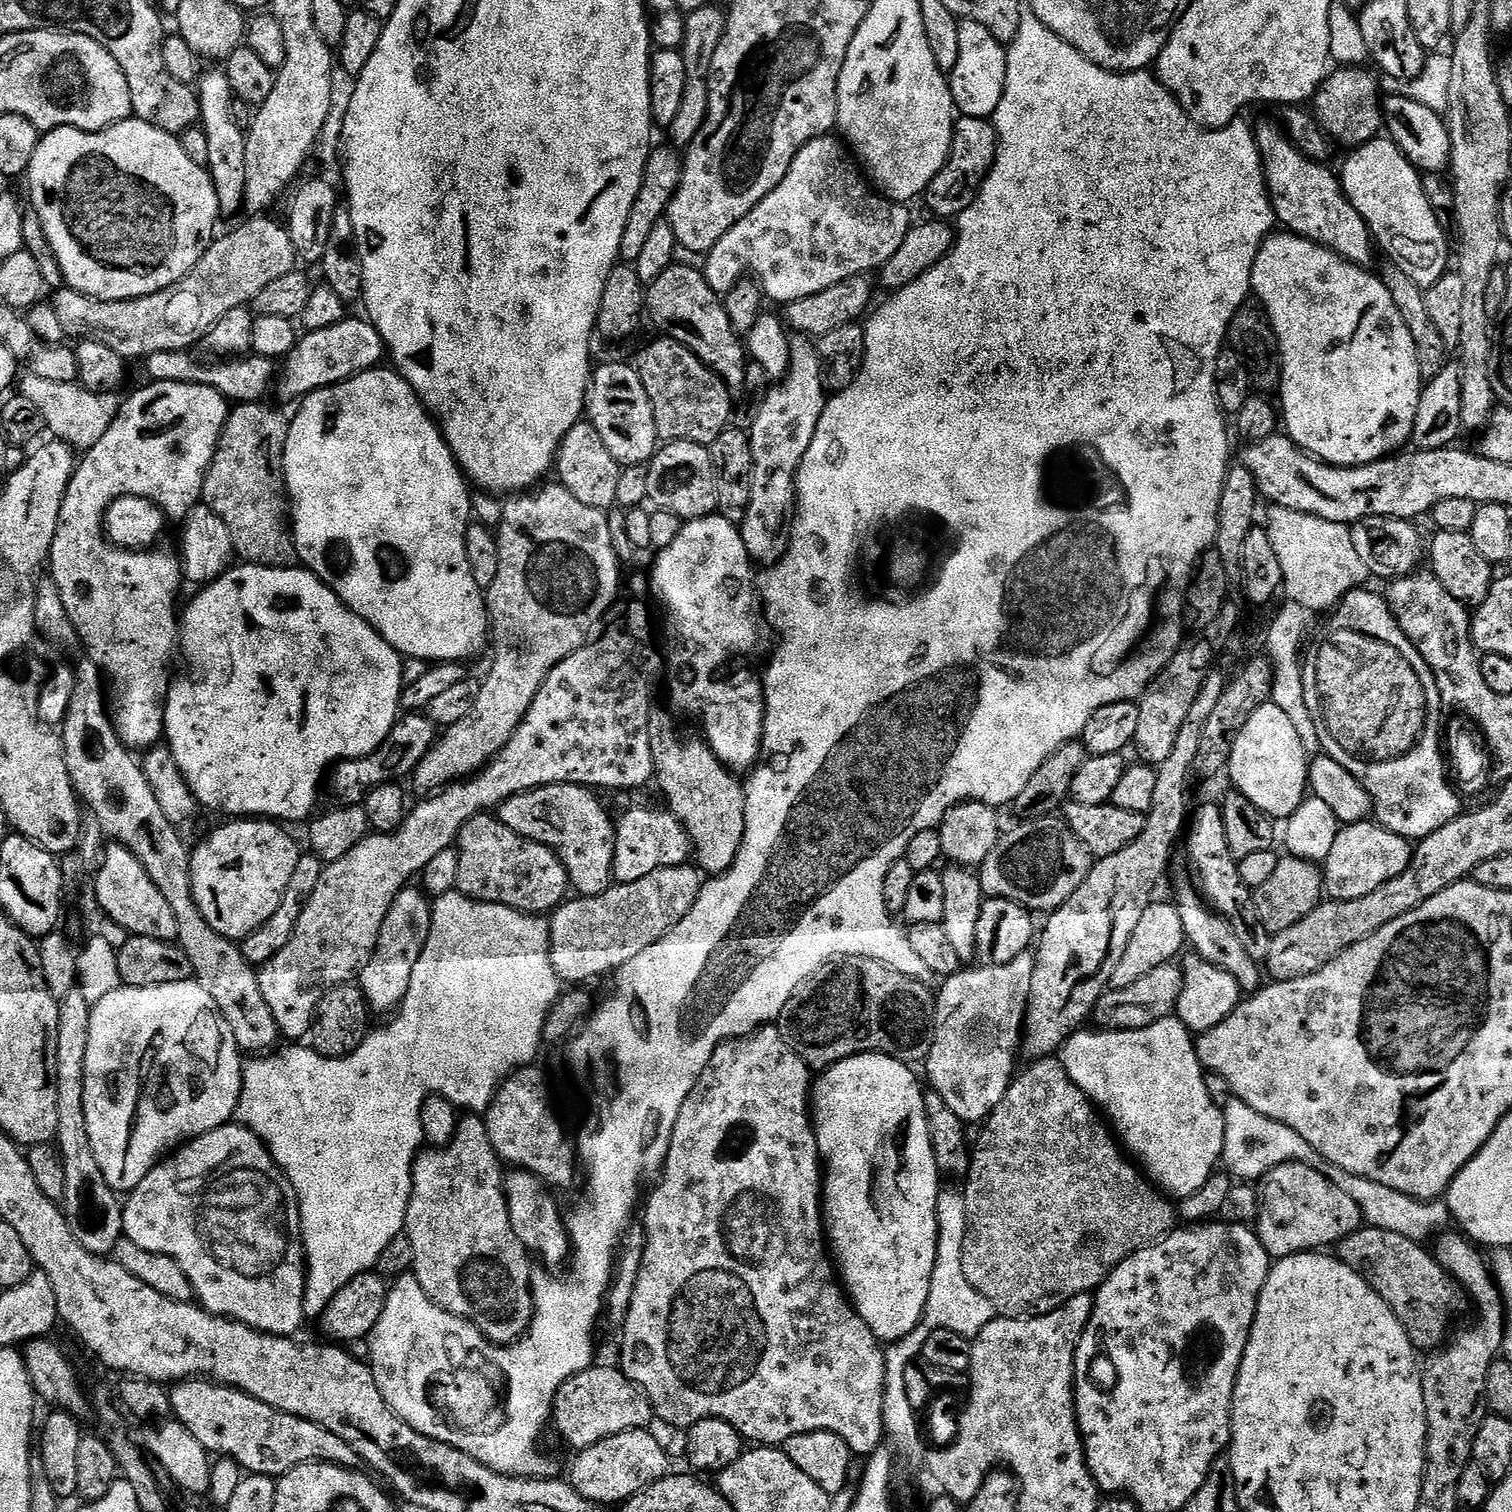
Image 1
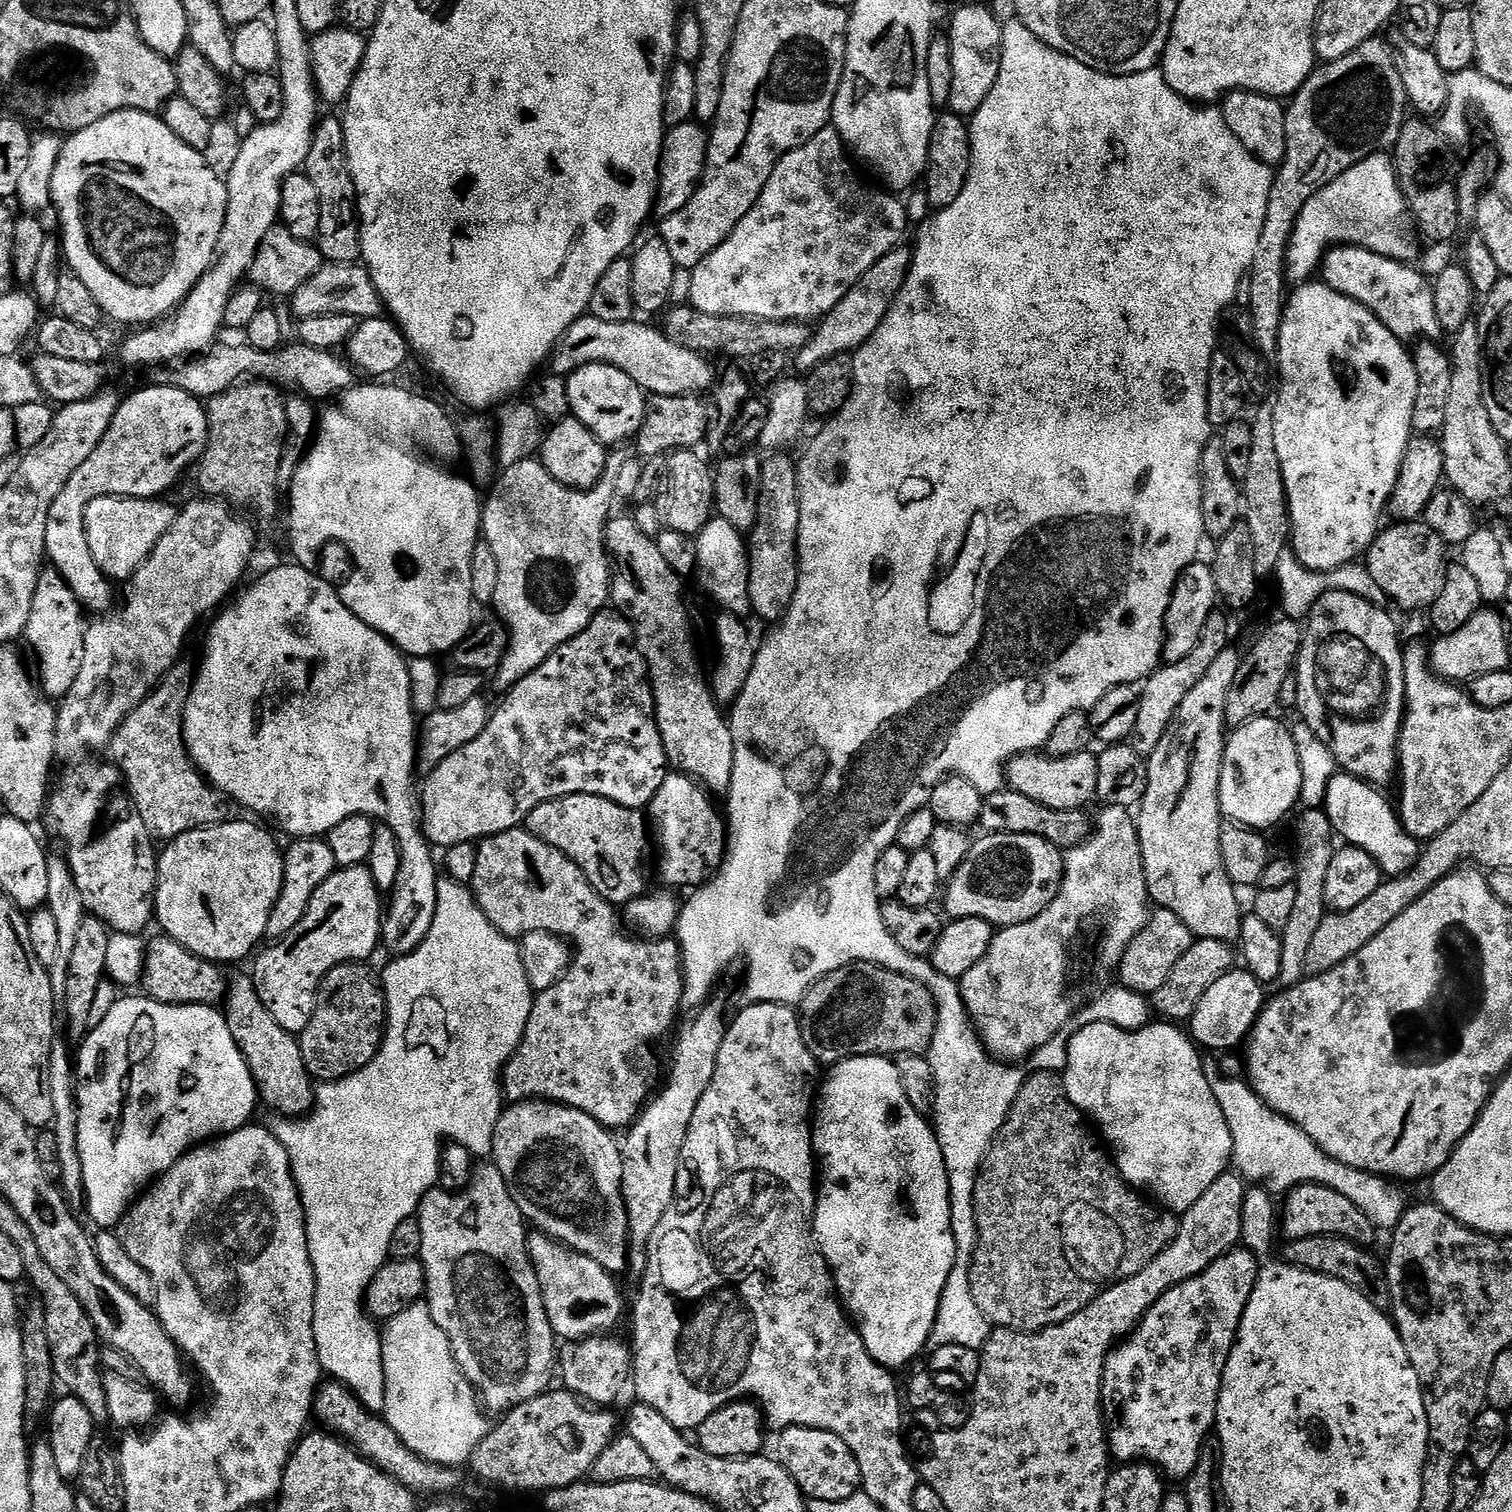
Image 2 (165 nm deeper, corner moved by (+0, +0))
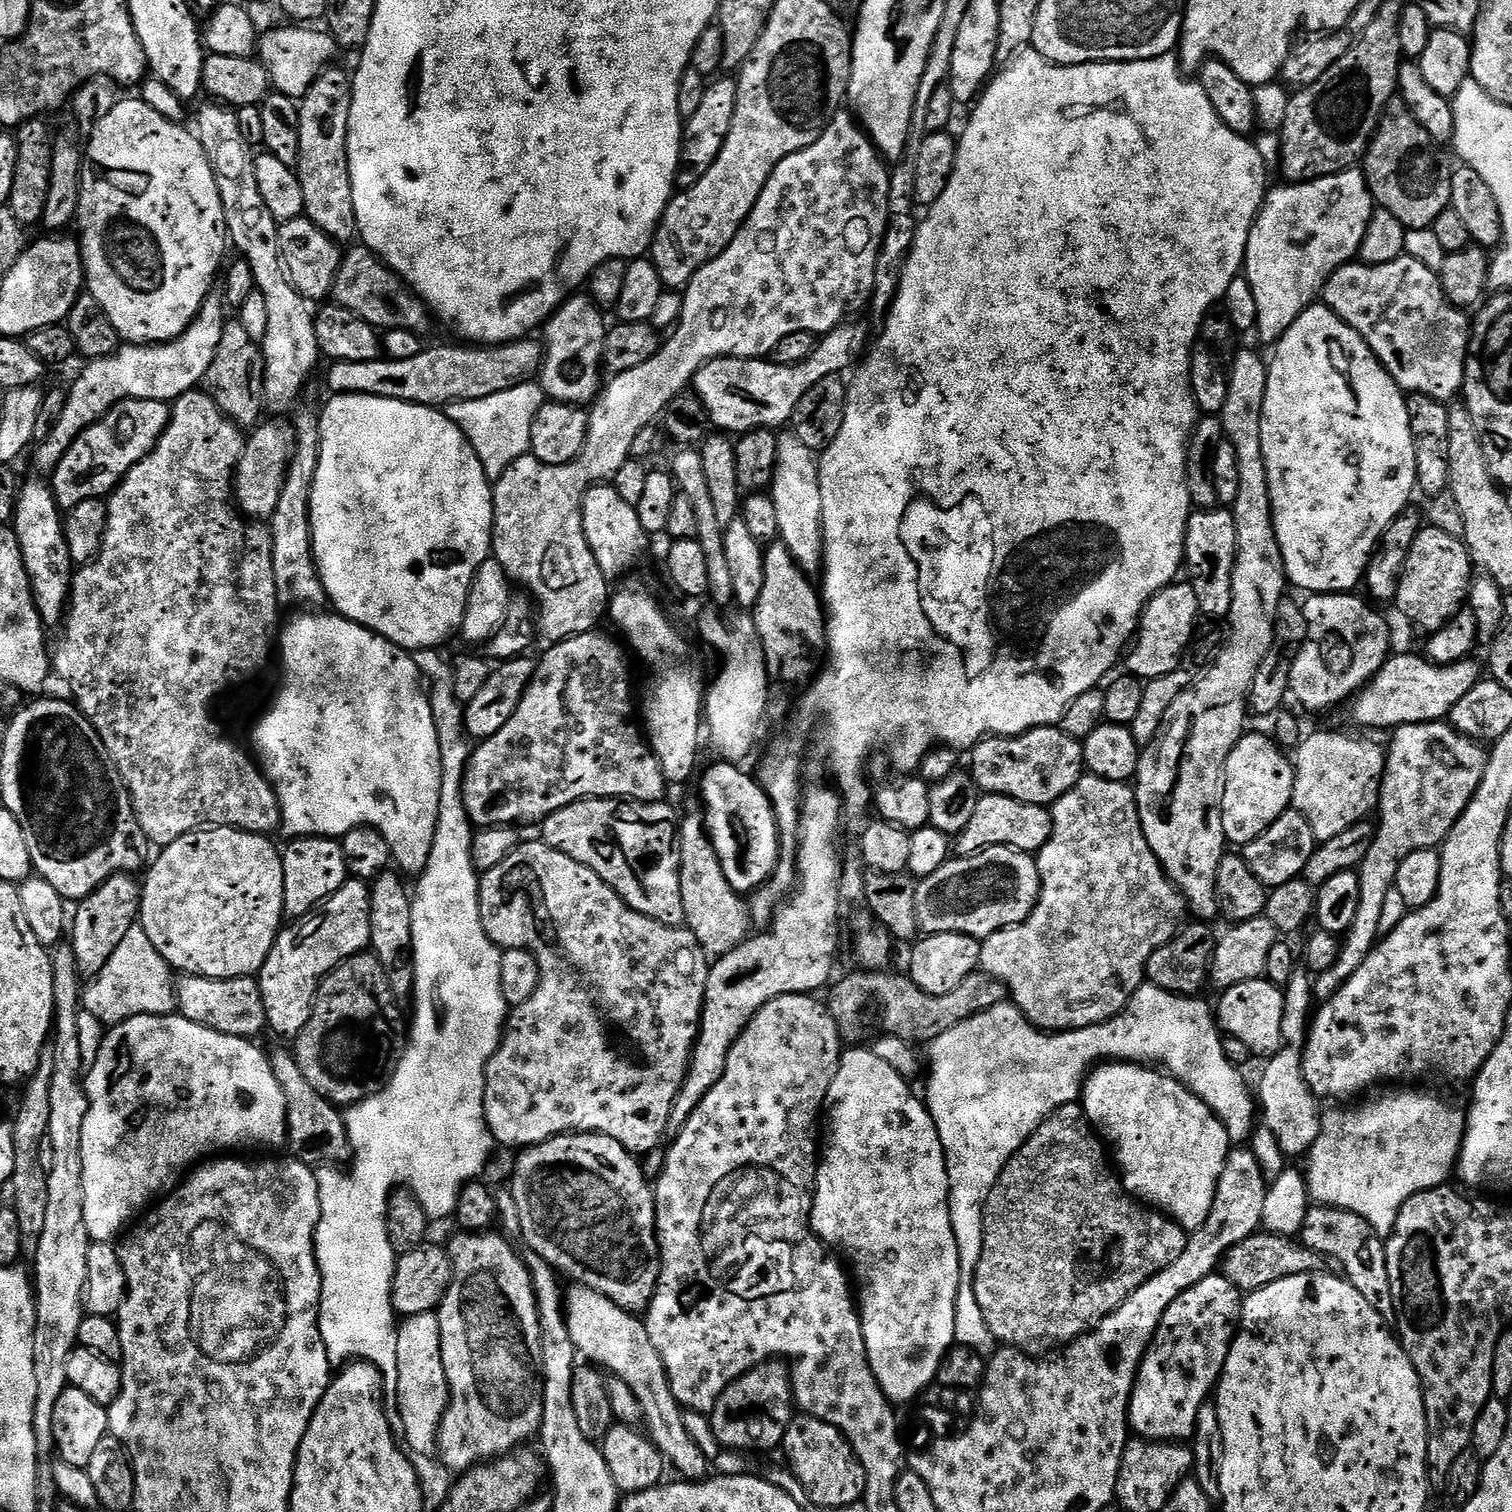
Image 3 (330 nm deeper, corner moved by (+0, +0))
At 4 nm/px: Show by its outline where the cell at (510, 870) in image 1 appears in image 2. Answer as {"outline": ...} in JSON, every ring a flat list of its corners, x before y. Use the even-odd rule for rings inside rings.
{"outline":[[523,827,511,828,508,832,479,841,470,891,475,896,476,904,482,910,482,914,486,914,489,922,503,936,519,938,535,932,549,932,555,936,564,937,574,949,574,959,569,963,568,970,561,980,554,986,550,986,550,990,539,993,532,1001,530,1022,526,1022,524,1036,516,1048,516,1053,508,1059,508,1064,502,1073,503,1095,512,1102,551,1100,554,1104,565,1104,590,1114,590,1118,598,1121,603,1128,609,1130,627,1129,644,1111,644,1105,648,1103,654,1092,651,1080,656,1076,656,1056,648,1047,658,1043,668,1031,670,1031,669,1033,673,1031,674,1025,677,1023,676,1015,679,1014,680,1008,682,1009,684,1004,684,955,680,949,679,940,675,938,641,938,639,935,633,934,622,923,621,913,610,901,603,900,598,894,598,890,594,890,594,886,590,886,586,874,582,874,582,870,578,870,578,866,569,856,554,850,549,844,542,842]]}

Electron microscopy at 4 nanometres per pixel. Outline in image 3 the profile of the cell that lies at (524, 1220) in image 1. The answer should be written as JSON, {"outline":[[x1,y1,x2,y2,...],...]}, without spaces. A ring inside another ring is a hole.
{"outline":[[573,1283,571,1287,564,1292,564,1318,570,1332,570,1342,574,1342,577,1353,605,1373,612,1372,608,1374,626,1382,626,1386,634,1390,643,1423,648,1423,648,1439,663,1454,671,1471,673,1468,680,1475,677,1477,681,1481,699,1482,705,1479,710,1472,710,1462,694,1442,692,1432,686,1430,684,1412,670,1390,662,1358,658,1358,658,1350,654,1350,654,1342,650,1342,650,1334,646,1334,643,1319,584,1284]]}

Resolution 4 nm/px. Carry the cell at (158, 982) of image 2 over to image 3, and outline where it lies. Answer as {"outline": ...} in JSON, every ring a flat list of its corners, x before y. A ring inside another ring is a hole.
{"outline":[[184,974,175,981,174,987,179,1015,190,1022,198,1022,198,1026,206,1026,218,1034,245,1038,256,1038,260,1031,265,1031,268,1022,266,1006,256,976,206,978]]}

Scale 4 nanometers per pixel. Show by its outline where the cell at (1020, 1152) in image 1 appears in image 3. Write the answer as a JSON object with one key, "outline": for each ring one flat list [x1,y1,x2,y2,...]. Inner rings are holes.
{"outline":[[1079,1103,1067,1104,1045,1118,1042,1126,1038,1126,1032,1137,1008,1159,1006,1166,1000,1172,994,1190,990,1190,990,1198,984,1204,984,1241,982,1258,978,1258,978,1270,974,1274,974,1298,978,1298,982,1318,986,1318,986,1326,990,1334,994,1334,997,1345,1017,1348,1019,1352,1037,1358,1047,1356,1096,1327,1102,1322,1102,1318,1118,1310,1118,1306,1122,1306,1122,1302,1126,1302,1126,1298,1130,1298,1130,1294,1134,1294,1138,1286,1154,1278,1154,1274,1166,1270,1170,1262,1175,1262,1182,1254,1182,1250,1186,1250,1188,1238,1189,1233,1185,1232,1176,1221,1169,1220,1167,1216,1141,1204,1135,1196,1129,1196,1106,1155,1101,1137,1088,1123,1083,1107]]}

